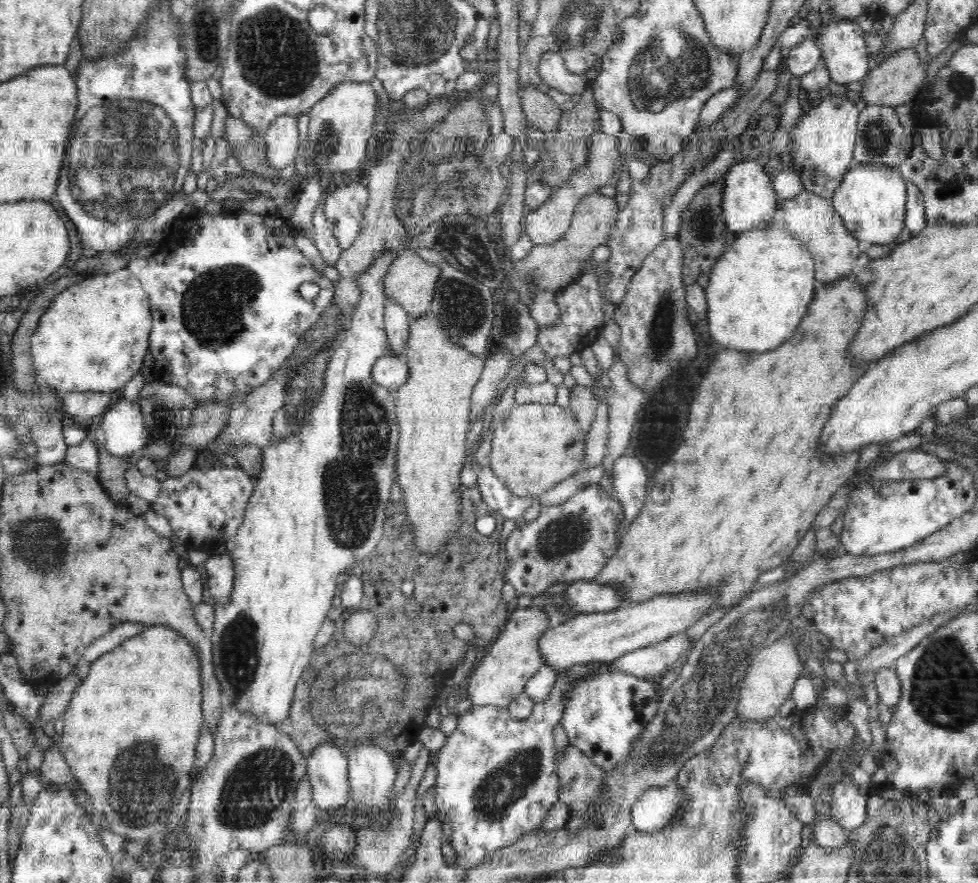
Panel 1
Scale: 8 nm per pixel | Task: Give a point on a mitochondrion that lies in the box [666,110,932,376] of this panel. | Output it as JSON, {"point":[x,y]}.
{"point":[703,221]}

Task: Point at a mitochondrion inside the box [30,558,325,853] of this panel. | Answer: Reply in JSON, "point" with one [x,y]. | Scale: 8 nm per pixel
{"point":[144,802]}

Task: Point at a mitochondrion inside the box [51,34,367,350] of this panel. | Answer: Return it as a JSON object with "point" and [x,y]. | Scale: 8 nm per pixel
{"point":[131,153]}

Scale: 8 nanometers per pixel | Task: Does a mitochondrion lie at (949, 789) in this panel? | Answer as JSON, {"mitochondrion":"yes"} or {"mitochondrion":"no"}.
{"mitochondrion":"no"}

